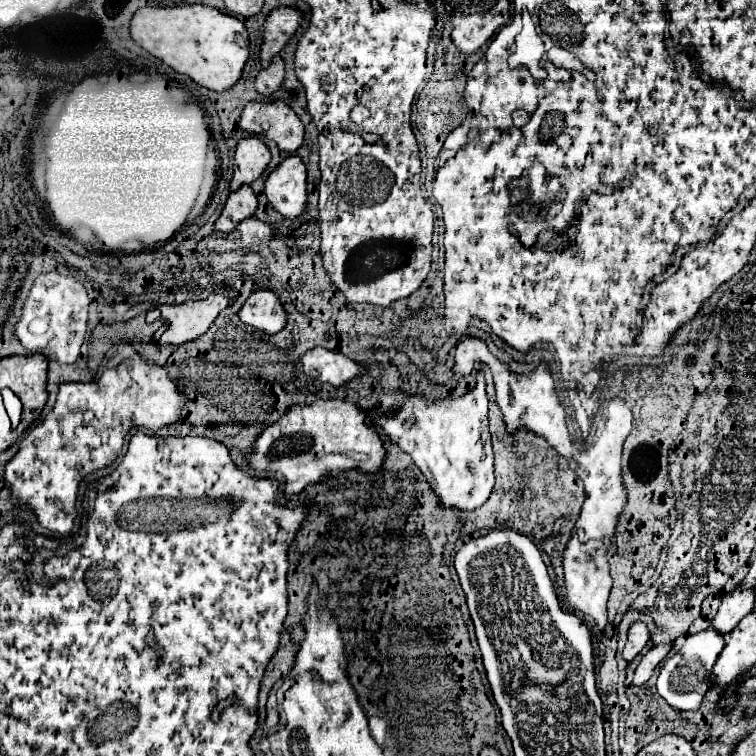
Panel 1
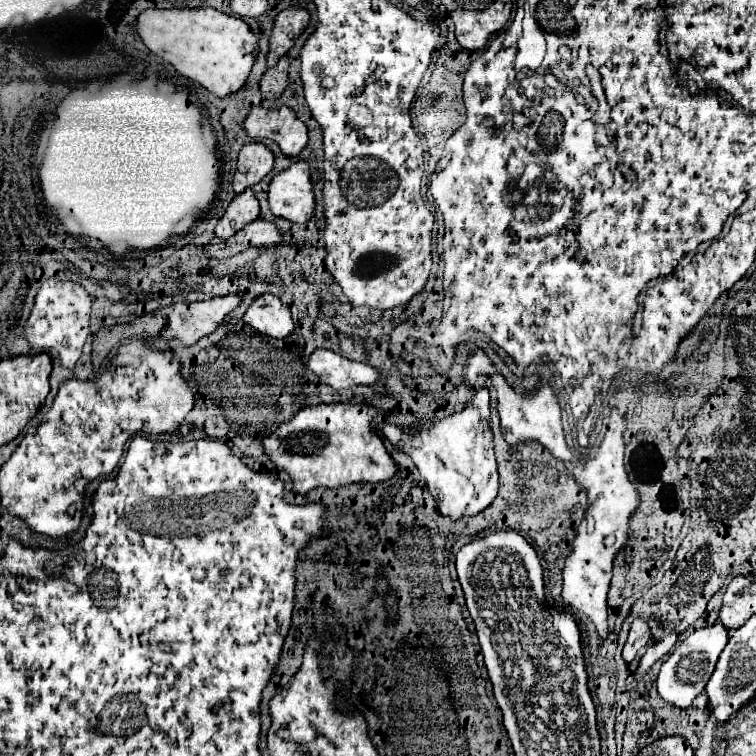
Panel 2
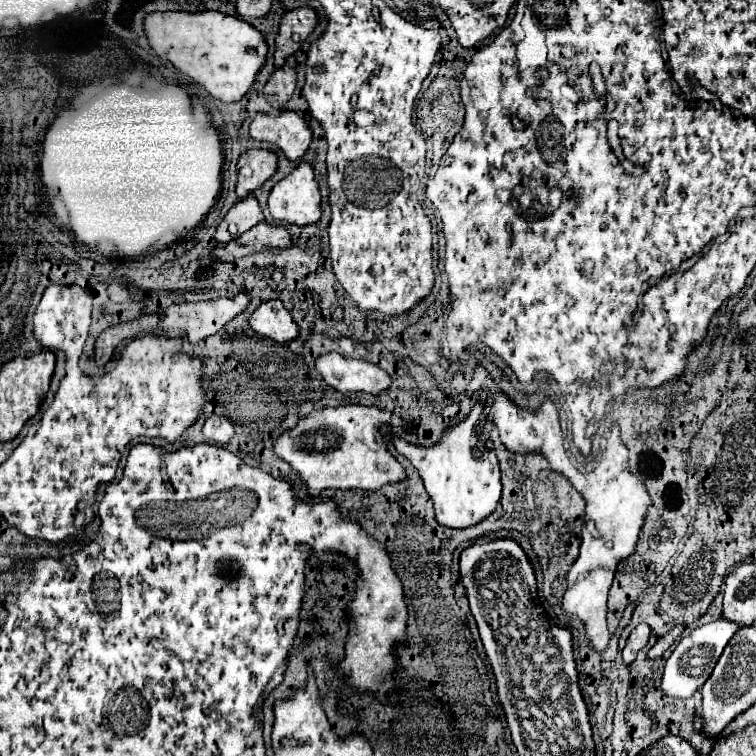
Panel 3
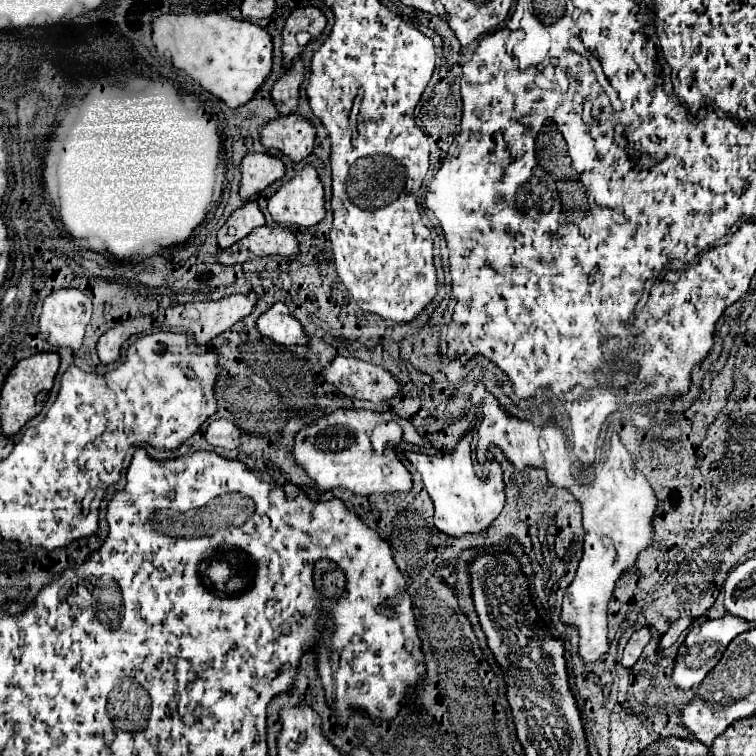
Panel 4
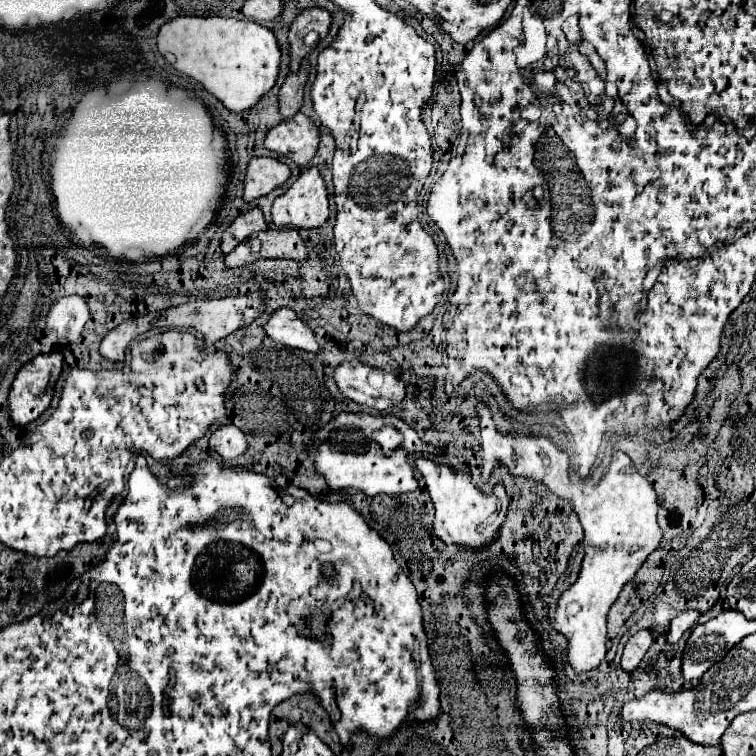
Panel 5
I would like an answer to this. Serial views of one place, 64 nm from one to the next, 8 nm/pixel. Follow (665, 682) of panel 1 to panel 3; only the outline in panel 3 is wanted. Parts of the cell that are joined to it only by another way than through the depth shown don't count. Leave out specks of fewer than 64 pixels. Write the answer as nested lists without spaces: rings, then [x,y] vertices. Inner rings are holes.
[[[720,618],[720,620],[708,622],[704,626],[698,626],[690,632],[686,632],[686,636],[680,640],[680,644],[674,648],[672,656],[666,662],[664,676],[662,676],[662,690],[674,698],[690,698],[708,680],[708,676],[712,674],[724,646],[730,642],[730,638],[738,630],[740,630],[740,624],[726,620],[726,618]]]

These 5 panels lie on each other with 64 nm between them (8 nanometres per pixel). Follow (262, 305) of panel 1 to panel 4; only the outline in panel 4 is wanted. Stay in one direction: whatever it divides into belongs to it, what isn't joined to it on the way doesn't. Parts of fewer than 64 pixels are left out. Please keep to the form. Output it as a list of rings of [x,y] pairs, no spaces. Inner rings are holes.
[[[278,302],[268,308],[256,322],[260,334],[272,338],[276,344],[294,346],[294,344],[308,344],[308,332],[304,326],[290,314],[288,306]]]

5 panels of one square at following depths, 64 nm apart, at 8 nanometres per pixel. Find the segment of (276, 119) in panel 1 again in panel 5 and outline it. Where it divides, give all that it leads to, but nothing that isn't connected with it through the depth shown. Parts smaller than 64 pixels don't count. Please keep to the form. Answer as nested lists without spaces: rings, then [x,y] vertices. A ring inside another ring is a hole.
[[[296,114],[292,120],[282,120],[266,136],[266,148],[278,152],[300,168],[306,168],[314,158],[320,144],[318,126],[304,114]]]

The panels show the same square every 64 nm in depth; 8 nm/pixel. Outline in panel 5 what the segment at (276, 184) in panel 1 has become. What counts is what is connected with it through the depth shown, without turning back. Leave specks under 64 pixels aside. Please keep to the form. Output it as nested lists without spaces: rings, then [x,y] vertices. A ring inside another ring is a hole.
[[[310,168],[292,184],[292,188],[278,196],[272,206],[272,222],[278,228],[320,228],[330,216],[328,208],[328,192],[326,184],[318,172],[318,168]]]

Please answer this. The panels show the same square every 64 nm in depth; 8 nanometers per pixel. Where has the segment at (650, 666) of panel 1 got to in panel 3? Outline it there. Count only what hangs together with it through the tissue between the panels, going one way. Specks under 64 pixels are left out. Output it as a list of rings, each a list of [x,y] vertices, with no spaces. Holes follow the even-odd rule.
[[[676,624],[666,636],[662,636],[662,638],[658,638],[658,642],[648,650],[648,658],[660,658],[678,638],[680,638],[680,634],[684,632],[684,624]]]

